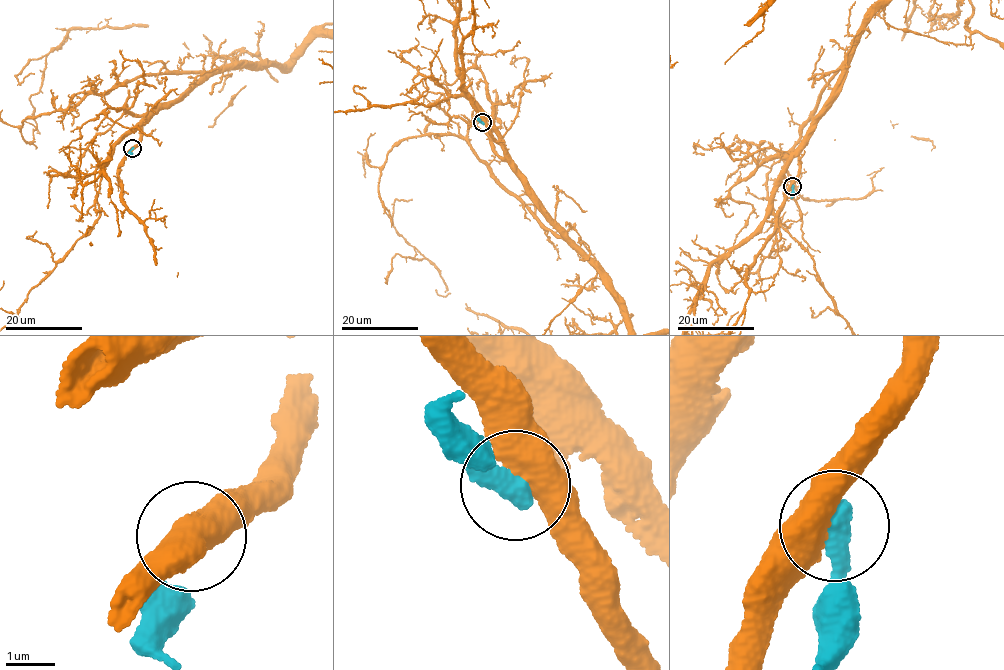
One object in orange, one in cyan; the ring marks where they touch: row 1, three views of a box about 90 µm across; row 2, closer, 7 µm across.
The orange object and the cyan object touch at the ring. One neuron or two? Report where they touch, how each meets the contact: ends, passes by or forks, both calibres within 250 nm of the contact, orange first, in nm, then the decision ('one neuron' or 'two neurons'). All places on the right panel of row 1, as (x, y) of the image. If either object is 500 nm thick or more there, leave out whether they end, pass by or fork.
at (792, 186); 500 nm thick on the orange side, 440 nm on the other; two neurons

